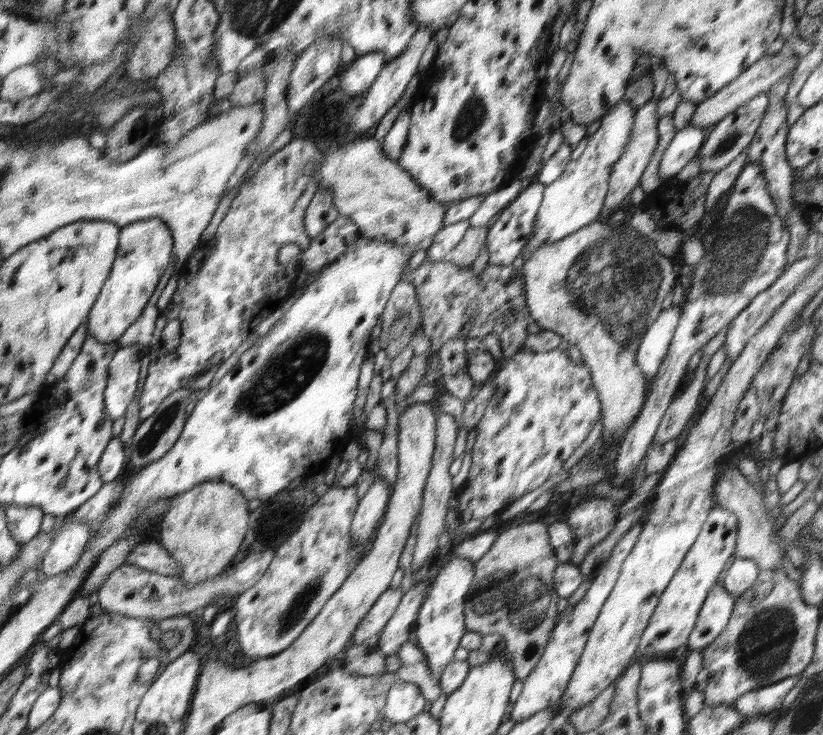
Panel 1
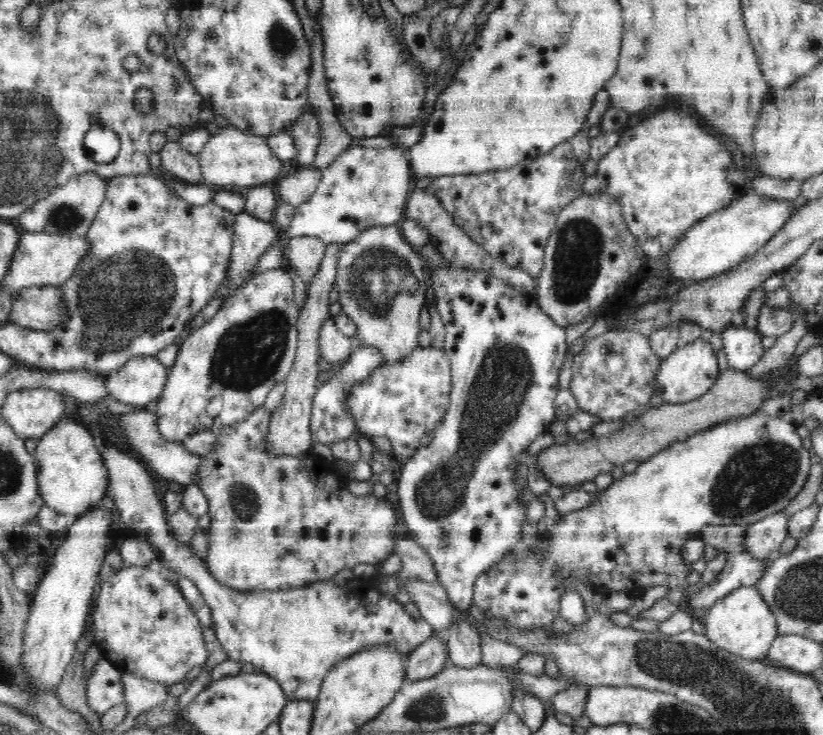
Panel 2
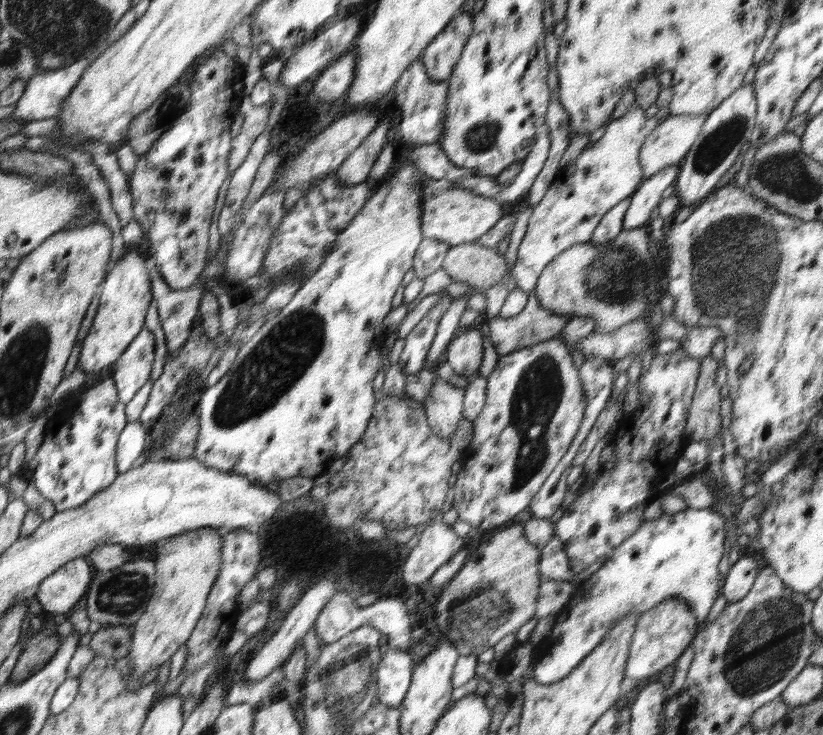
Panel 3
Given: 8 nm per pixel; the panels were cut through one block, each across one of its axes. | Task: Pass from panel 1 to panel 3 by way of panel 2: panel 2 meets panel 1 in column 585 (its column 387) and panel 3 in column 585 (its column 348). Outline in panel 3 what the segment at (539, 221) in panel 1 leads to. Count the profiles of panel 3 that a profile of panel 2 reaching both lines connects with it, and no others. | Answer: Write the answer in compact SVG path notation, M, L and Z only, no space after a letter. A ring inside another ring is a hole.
M632 105L623 116L613 121L610 120L606 124L604 135L592 146L586 147L576 158L574 164L557 172L552 186L546 190L541 202L534 207L530 220L528 220L526 236L518 248L518 256L511 270L518 289L531 294L540 273L549 262L576 244L590 242L596 225L600 223L608 210L612 210L616 204L631 197L633 192L640 187L643 182L643 174L642 165L639 163L639 152L644 141L651 135L658 123L659 120L656 117L648 118L643 108Z

